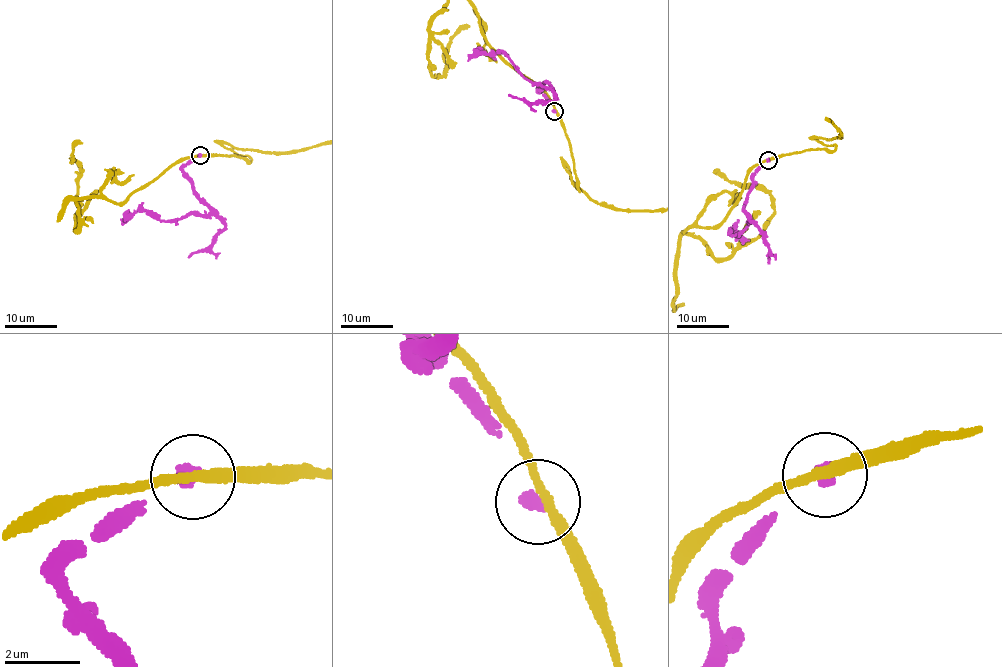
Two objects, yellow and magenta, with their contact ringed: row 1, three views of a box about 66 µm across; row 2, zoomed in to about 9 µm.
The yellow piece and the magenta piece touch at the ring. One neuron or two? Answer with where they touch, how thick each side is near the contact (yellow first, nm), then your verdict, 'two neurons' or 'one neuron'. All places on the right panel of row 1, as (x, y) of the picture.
(768, 160) | 240/320 nm | two neurons

